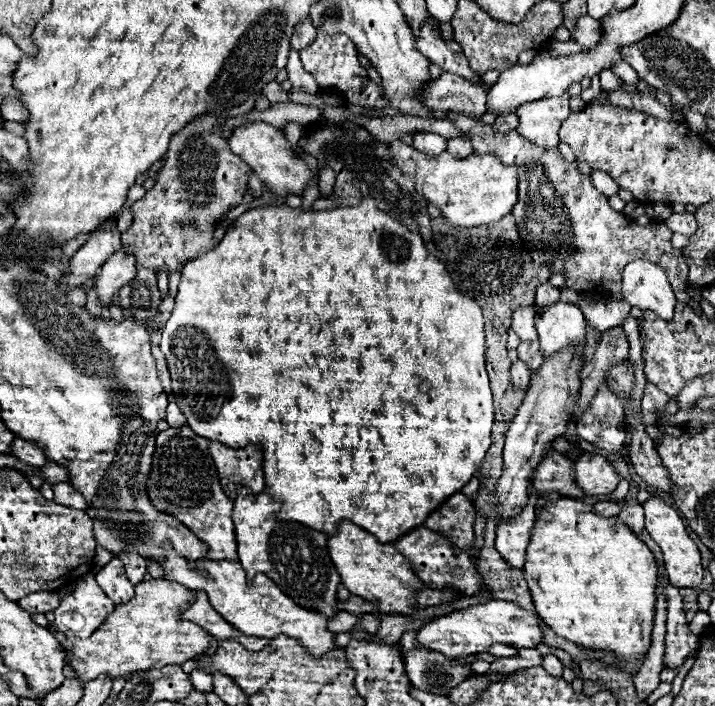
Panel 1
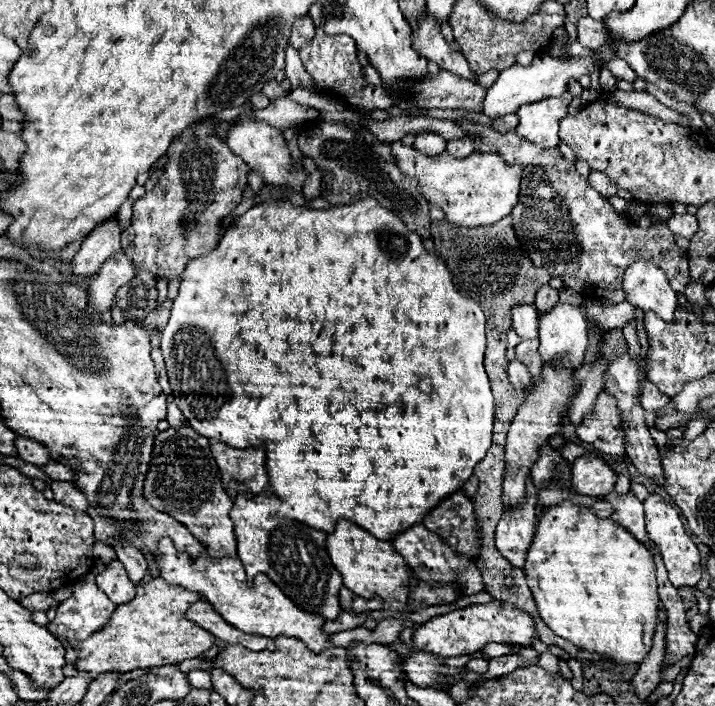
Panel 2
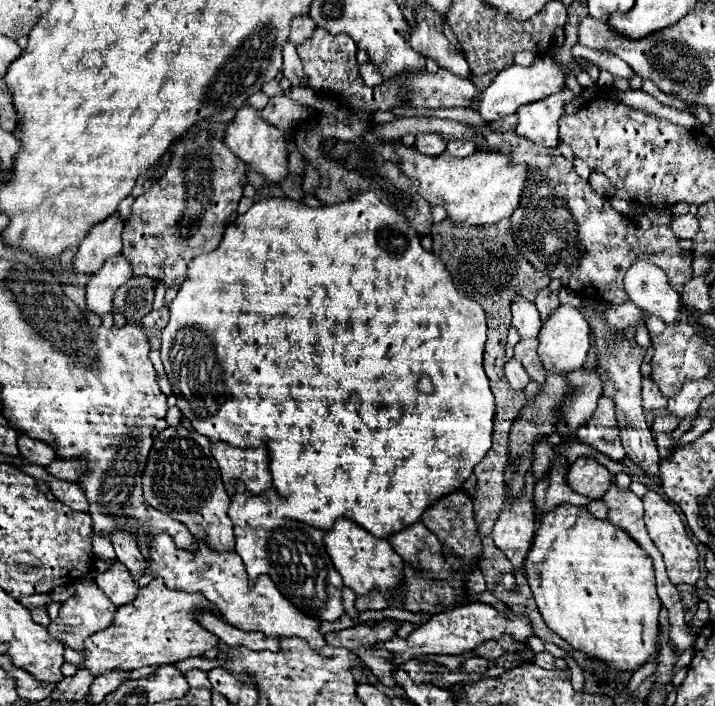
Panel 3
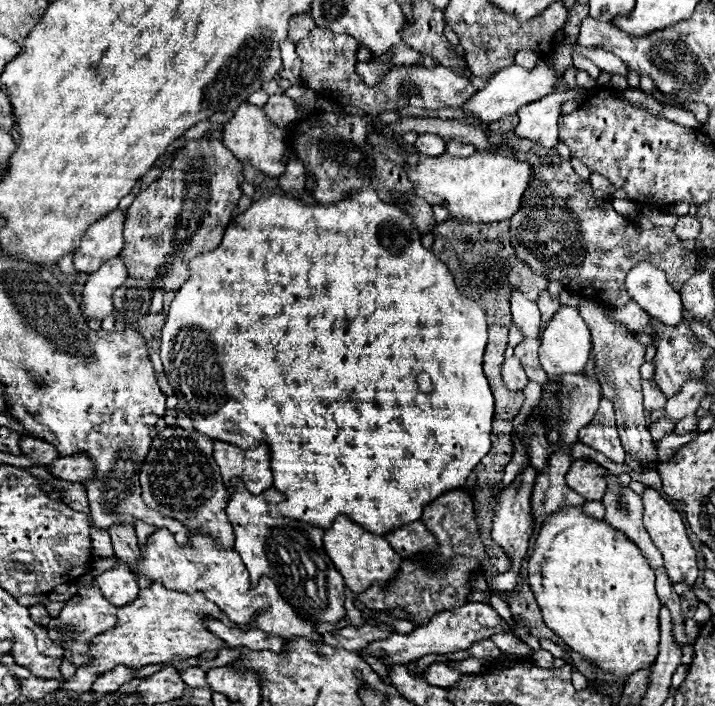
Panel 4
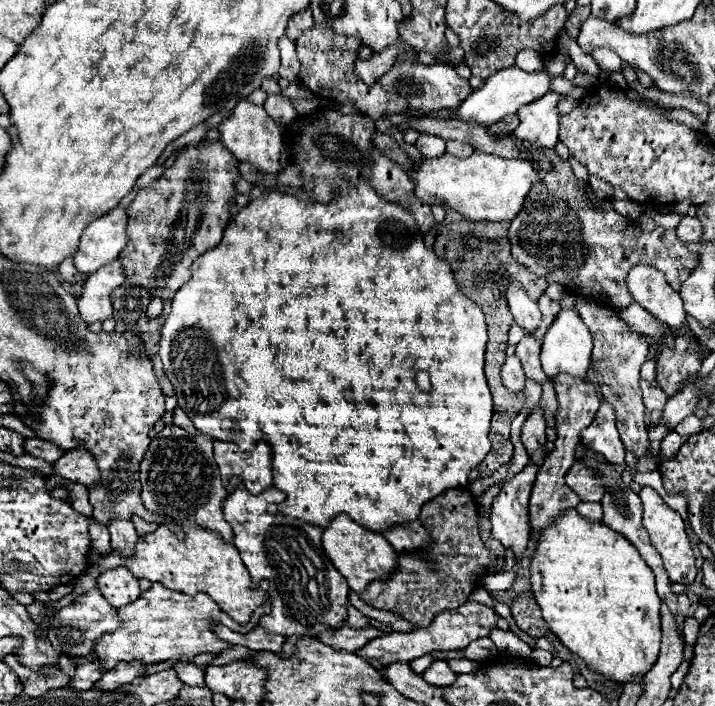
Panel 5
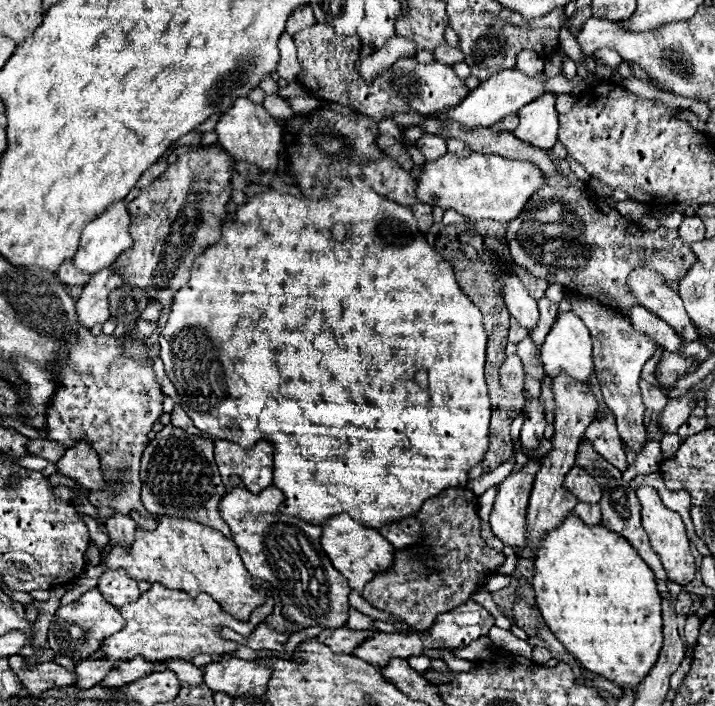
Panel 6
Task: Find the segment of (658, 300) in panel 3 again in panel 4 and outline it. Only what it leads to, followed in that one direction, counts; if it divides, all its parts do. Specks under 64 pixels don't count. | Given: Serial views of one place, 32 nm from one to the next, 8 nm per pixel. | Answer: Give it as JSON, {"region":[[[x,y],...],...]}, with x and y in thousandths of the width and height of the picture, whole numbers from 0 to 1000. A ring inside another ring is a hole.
{"region":[[[892,371],[876,391],[876,411],[895,436],[931,462],[948,462],[957,453],[951,416],[934,402],[931,388],[917,377]]]}

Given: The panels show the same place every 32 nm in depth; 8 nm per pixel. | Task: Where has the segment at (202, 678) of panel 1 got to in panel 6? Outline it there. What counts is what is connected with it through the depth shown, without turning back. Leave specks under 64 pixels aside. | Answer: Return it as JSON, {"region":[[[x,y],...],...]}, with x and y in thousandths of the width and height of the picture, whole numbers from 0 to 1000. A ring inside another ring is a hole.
{"region":[[[255,933],[231,935],[232,946],[249,955],[260,969],[283,969],[283,946],[274,946],[269,938]]]}

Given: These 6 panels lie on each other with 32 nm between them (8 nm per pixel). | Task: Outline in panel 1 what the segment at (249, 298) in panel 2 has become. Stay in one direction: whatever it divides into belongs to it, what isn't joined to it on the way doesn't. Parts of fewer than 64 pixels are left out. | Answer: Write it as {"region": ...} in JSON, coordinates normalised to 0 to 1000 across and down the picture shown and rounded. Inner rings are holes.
{"region":[[[509,280],[498,292],[453,300],[428,300],[400,289],[341,300],[330,312],[330,323],[319,323],[302,351],[257,377],[241,448],[227,467],[224,496],[232,504],[246,572],[274,615],[322,635],[361,629],[369,637],[372,697],[394,711],[389,734],[414,737],[459,759],[464,759],[464,754],[470,756],[478,737],[490,737],[523,756],[531,768],[545,771],[587,745],[632,697],[643,697],[685,635],[691,575],[683,530],[677,524],[677,484],[671,433],[638,414],[624,377],[593,351],[585,331],[573,329],[548,303],[526,295],[523,280]],[[590,538],[601,541],[601,555],[585,552]]]}

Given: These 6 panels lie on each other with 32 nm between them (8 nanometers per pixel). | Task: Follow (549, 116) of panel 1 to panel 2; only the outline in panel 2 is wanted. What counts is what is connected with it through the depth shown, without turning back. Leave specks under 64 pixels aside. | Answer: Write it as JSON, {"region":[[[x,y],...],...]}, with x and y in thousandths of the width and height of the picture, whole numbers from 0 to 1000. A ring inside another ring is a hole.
{"region":[[[792,127],[786,136],[772,136],[744,147],[733,147],[722,159],[727,167],[722,190],[752,207],[780,207],[780,176],[789,164],[794,164],[792,153],[800,139],[803,136]]]}

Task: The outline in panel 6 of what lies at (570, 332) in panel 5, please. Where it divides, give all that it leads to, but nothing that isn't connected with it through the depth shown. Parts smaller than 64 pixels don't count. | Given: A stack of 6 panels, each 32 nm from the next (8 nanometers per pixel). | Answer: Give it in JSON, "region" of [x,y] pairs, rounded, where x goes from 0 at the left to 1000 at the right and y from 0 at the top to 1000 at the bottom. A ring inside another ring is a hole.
{"region":[[[789,442],[780,448],[778,459],[764,476],[764,484],[758,490],[758,516],[766,533],[778,530],[794,530],[814,544],[828,544],[831,533],[831,510],[828,510],[828,482],[822,465],[814,459],[814,453],[803,442]]]}

